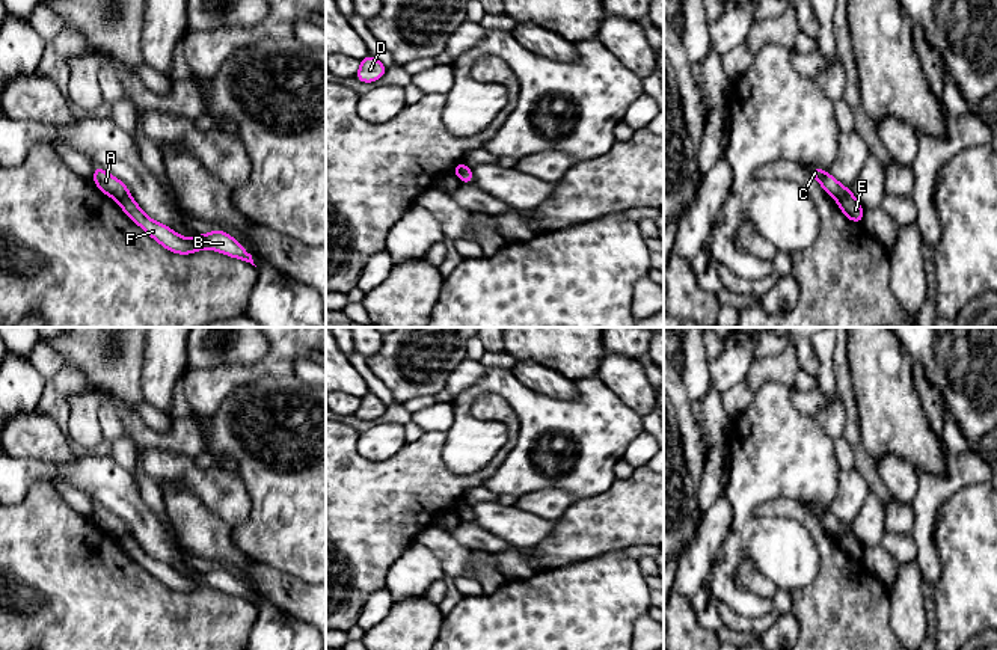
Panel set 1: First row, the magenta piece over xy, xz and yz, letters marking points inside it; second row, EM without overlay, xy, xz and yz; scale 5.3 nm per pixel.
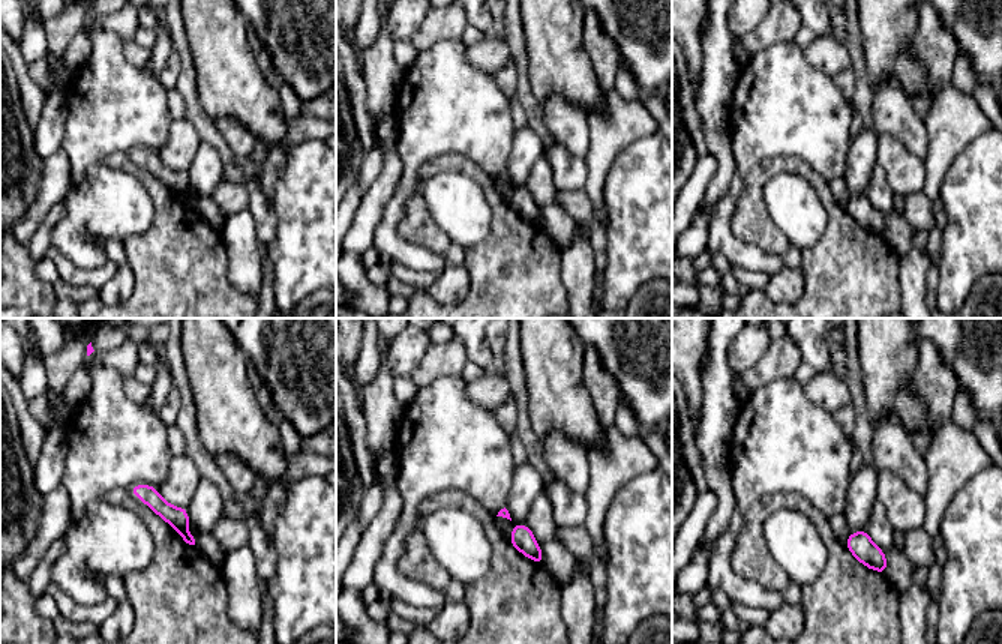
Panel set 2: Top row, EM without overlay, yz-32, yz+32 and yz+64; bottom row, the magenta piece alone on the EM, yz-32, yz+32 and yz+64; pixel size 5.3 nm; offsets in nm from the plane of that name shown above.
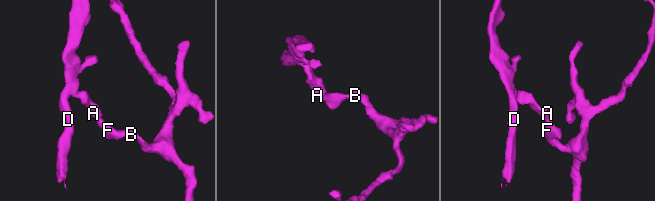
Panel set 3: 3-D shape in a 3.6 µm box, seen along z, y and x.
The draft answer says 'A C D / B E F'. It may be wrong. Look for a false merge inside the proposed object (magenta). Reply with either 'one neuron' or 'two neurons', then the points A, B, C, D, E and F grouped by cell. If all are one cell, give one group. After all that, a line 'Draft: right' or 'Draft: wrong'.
two neurons; groups A C D / B E F
Draft: right

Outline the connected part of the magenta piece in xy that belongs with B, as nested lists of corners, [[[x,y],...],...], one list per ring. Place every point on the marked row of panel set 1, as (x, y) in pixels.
[[[131,196],[122,199],[119,207],[149,237],[173,253],[190,255],[201,249],[211,249],[255,265],[252,255],[243,249],[241,243],[220,229],[213,229],[205,235],[196,234],[195,238],[184,238],[163,223],[149,219]]]

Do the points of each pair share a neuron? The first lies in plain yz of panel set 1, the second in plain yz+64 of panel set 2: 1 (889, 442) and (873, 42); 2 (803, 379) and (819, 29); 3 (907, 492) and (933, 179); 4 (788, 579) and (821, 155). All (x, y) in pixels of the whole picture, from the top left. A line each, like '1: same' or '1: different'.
1: same
2: different
3: different
4: same

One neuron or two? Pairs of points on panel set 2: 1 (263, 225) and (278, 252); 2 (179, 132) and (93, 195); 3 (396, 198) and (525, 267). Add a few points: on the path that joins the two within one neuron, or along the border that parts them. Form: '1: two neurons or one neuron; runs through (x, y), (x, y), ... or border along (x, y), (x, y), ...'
1: two neurons; border along (273, 209), (276, 231), (267, 248)
2: two neurons; border along (173, 120), (168, 129), (168, 140), (158, 153)
3: two neurons; border along (491, 209), (489, 231), (477, 243), (464, 248)

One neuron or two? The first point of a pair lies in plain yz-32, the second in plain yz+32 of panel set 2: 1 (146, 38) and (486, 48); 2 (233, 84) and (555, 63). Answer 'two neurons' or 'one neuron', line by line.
1: two neurons
2: one neuron

